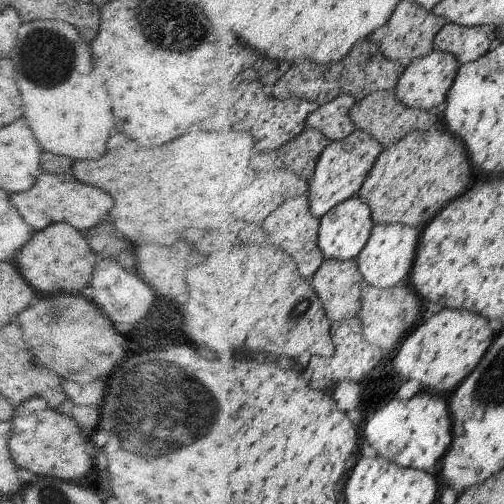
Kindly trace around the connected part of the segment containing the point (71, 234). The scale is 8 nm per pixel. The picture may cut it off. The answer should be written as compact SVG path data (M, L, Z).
M54 223L36 232L13 260L37 296L45 296L52 293L79 294L89 286L100 258L92 252L85 233L68 223Z

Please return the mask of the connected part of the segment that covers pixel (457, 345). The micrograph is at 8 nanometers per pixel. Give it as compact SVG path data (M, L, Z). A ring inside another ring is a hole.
M445 307L435 315L429 314L424 324L404 341L394 359L396 370L406 380L419 380L423 390L434 390L438 394L454 392L486 354L492 344L492 334L488 320L480 313Z

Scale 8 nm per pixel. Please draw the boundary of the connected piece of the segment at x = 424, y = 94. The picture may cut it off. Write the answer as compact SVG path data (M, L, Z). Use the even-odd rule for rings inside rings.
M435 50L431 55L416 59L409 67L399 82L397 97L409 107L420 107L434 111L436 106L444 104L449 98L451 88L459 78L462 64L459 58L452 53Z

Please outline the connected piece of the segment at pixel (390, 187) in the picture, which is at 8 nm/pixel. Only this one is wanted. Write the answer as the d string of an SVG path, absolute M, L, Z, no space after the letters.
M433 129L414 131L400 142L385 147L359 194L373 208L375 224L400 223L413 227L424 226L424 224L430 224L452 200L468 193L468 184L472 178L471 158L468 158L468 148L464 146L464 143L460 137L456 138L449 131L442 132L442 130L435 131Z

